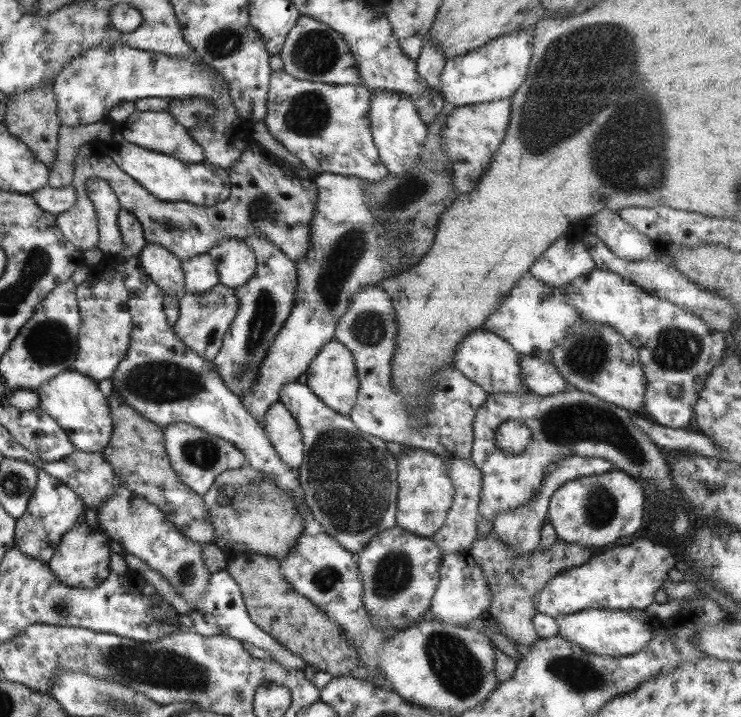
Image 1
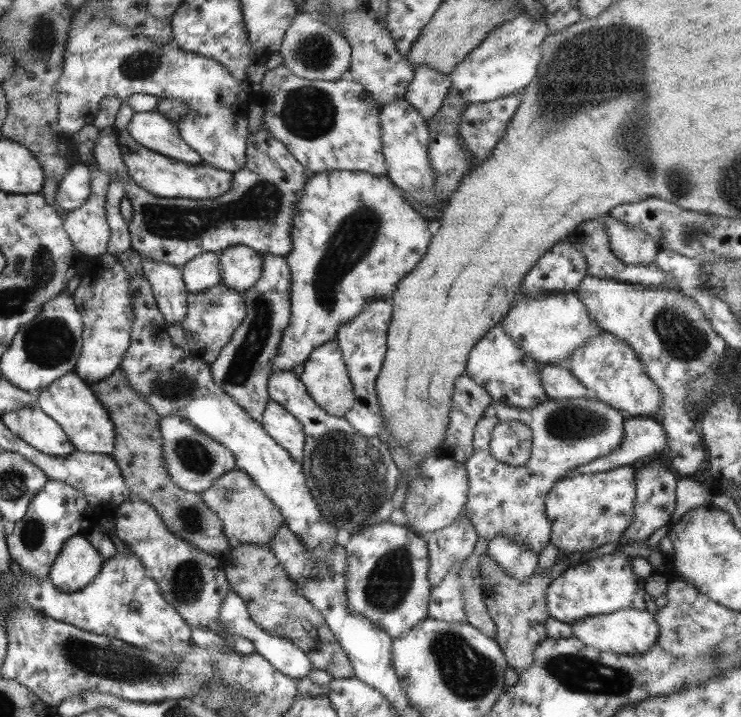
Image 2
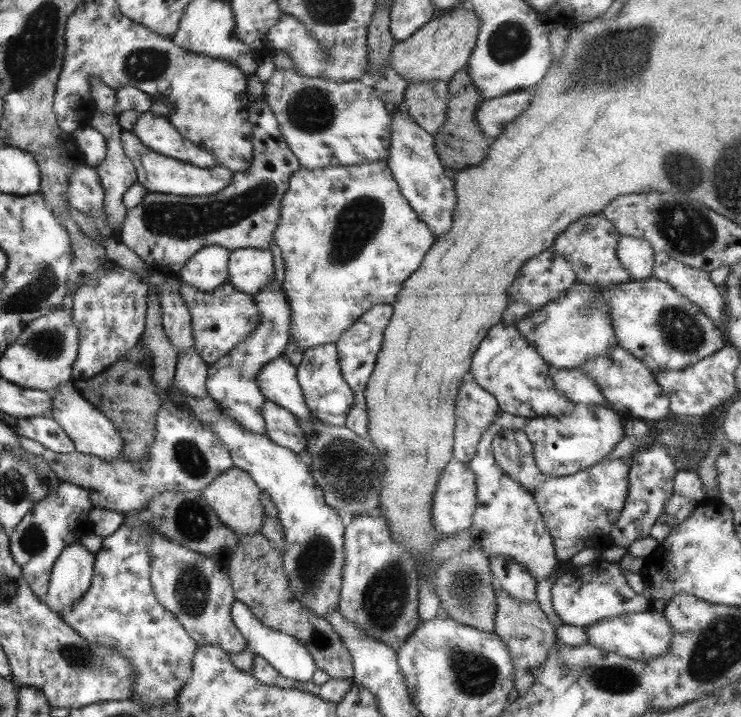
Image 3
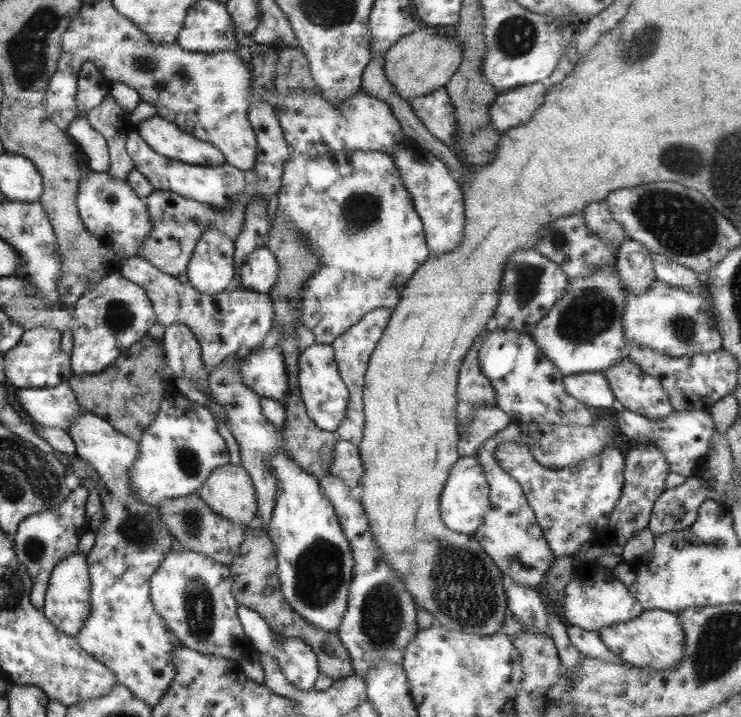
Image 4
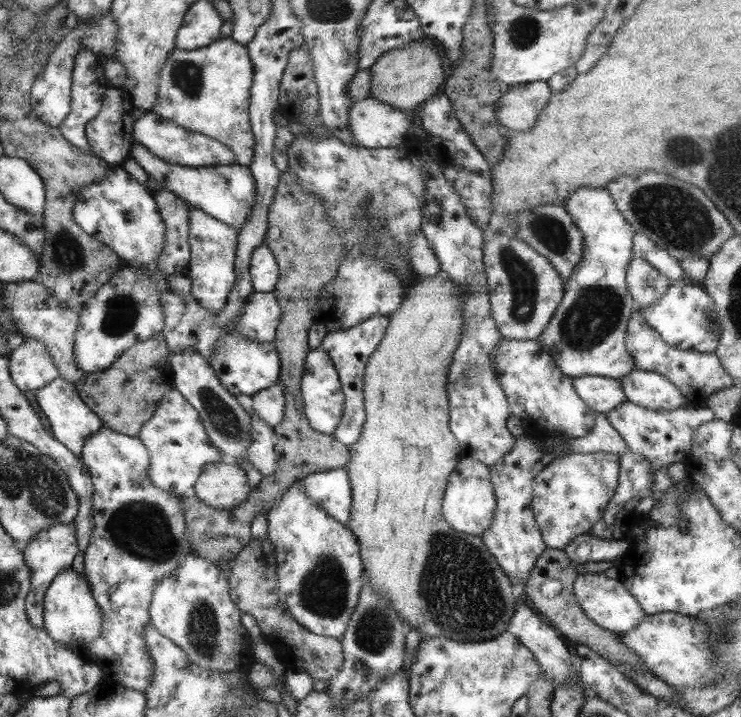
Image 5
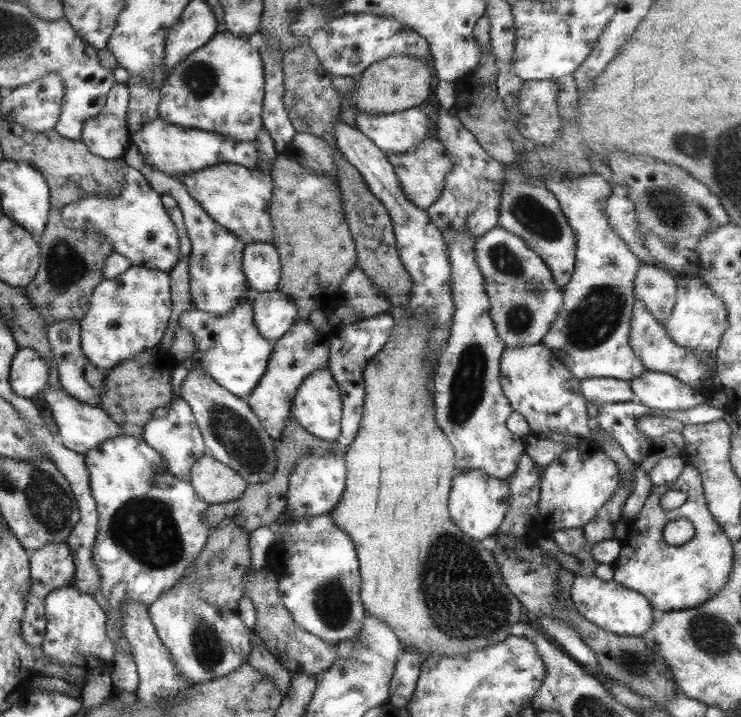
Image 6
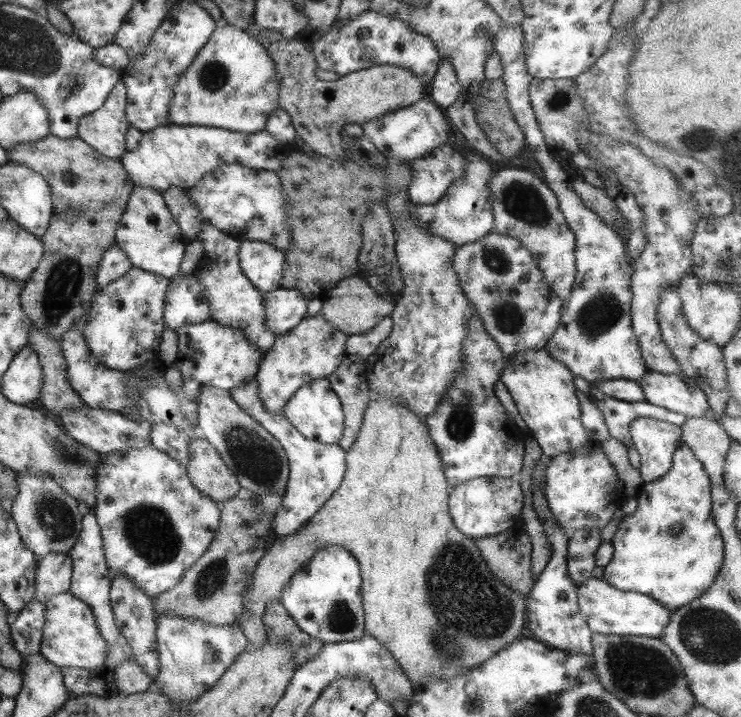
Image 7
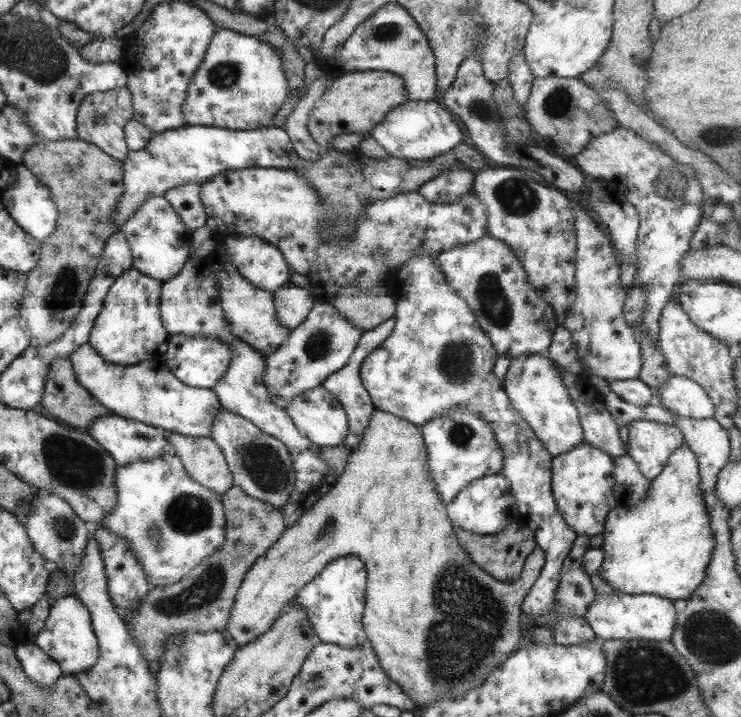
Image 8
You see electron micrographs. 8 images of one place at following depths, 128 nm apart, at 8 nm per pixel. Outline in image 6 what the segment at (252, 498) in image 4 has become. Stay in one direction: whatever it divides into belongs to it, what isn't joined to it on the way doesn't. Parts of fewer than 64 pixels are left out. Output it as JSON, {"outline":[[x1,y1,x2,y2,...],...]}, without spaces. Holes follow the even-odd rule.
{"outline":[[207,452,191,465,188,481,197,498,209,505,237,500,248,485,235,471]]}

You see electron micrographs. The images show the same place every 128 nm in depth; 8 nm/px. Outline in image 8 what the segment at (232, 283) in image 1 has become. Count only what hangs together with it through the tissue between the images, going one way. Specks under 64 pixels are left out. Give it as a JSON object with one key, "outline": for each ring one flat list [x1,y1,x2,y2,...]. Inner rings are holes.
{"outline":[[245,234,225,235,219,241,237,272,254,287,274,293,289,282,289,266,276,246]]}

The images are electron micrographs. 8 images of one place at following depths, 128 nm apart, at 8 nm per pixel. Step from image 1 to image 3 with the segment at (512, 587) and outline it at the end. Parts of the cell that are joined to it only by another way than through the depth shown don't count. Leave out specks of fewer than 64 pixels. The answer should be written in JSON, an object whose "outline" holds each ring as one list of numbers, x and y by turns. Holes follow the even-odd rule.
{"outline":[[493,584,495,604,497,611,494,614,495,634,505,644,506,649,511,654,513,660,514,688,518,696,524,696,525,692,537,679,539,665,547,658,547,653,551,652,553,643,558,642,554,634,554,627,547,620,546,614,541,611,541,607,535,602,520,602,512,598,507,592]]}

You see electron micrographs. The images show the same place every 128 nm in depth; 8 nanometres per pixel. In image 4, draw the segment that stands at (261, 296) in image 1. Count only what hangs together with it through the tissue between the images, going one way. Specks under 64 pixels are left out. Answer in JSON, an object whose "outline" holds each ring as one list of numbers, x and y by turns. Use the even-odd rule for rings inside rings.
{"outline":[[273,320,271,329,267,331,267,335,261,343,253,346,251,349,242,350,236,353,233,357,228,357,224,361,216,364,214,370,209,369,207,372,207,386,209,386,209,392,215,402,225,410,227,414,228,430,231,432,235,442,238,444,238,450,240,452,239,465,247,471,247,474,252,480,252,486,256,492,256,510,261,518,261,522,267,527,269,522,269,516,271,516,271,510,275,504,275,491,278,490,275,486,275,478,273,478,273,472,269,468,269,464,266,462,266,458,269,458,270,454,279,449,281,446,281,440,277,439,277,432,269,423,260,410,260,396,257,396,249,387,241,383,241,377,237,376,237,366,239,366,239,360,245,359,250,353,258,352,262,349,269,349,271,346,277,346,277,342,281,340,281,325,277,321]]}

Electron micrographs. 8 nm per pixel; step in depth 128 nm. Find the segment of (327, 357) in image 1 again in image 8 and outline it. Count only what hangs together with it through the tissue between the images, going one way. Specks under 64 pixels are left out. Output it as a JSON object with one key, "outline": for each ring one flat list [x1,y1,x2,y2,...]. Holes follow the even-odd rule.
{"outline":[[321,385,295,395,284,408,299,434,320,447,341,445,348,433,347,416,339,401]]}

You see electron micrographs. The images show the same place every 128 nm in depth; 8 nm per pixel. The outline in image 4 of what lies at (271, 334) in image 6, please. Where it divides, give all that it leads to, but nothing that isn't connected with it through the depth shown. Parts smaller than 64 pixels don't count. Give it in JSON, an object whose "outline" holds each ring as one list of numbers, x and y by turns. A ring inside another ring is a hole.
{"outline":[[135,255,120,256,117,271,123,278,145,290,156,321,163,325,163,328,175,322,189,327,199,343,200,358,208,369,261,343,273,325,274,308,268,294,230,287,214,295,204,295,193,289,188,282,181,283,177,277,157,270,149,262,145,262,145,259]]}

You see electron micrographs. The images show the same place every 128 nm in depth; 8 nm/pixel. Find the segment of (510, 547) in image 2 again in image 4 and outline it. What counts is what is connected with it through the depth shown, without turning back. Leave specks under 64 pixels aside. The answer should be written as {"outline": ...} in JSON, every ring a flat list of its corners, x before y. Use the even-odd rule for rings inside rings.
{"outline":[[506,580,507,611,534,634,546,634,546,603,536,588,524,588]]}

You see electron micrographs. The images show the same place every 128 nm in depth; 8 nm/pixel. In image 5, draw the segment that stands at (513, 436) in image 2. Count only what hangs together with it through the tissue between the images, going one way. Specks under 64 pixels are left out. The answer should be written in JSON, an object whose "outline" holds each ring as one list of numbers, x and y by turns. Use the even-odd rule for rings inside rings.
{"outline":[[605,452,569,453,554,458,535,475,535,478,533,478,535,482,532,488,531,510,546,548,563,550,575,536,589,534,589,528,601,518,609,498,615,492,619,474,618,457,616,454]]}

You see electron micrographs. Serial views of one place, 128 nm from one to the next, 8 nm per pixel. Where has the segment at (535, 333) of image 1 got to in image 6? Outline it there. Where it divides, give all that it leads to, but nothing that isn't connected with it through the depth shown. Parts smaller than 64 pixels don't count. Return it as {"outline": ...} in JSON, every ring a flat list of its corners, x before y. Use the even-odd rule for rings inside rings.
{"outline":[[551,172,551,176,544,181,544,184,545,188,558,200,559,209,575,235,576,248,574,271,569,282,561,287,563,295,561,310,553,319,541,343,549,351,563,350,565,356,557,360,561,360,562,364,579,381,586,378,615,378,624,381,637,378,645,371,645,368,631,351,629,331,631,310,635,302,633,277,641,266,641,262,608,224,603,202,613,190,609,188,607,181,601,175,595,174,579,174,573,178,561,178,559,174]]}

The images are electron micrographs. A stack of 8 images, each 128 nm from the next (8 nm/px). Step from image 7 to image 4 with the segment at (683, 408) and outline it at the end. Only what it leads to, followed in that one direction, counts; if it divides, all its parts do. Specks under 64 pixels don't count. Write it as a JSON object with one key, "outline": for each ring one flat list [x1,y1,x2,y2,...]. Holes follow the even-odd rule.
{"outline":[[627,355,601,373,609,382,617,408,637,412,651,420,665,418,673,411,659,380,645,374]]}

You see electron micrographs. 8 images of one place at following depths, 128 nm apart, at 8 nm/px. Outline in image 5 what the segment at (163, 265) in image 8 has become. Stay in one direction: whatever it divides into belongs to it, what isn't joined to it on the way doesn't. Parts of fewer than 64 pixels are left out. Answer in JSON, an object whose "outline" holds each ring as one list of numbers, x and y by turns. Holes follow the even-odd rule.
{"outline":[[117,166,105,178,85,185,73,204,73,221,89,236,95,237,122,261,137,261,147,267,155,265,155,257,163,250,165,224,157,213,152,192,132,180,127,171]]}

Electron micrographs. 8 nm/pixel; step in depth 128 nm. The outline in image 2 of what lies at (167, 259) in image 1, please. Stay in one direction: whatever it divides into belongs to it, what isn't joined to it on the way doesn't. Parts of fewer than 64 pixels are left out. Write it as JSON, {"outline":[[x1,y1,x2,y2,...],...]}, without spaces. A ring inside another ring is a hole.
{"outline":[[141,257,141,268,150,284,157,309,163,315,164,326,181,324,187,314,187,292,180,269,145,257]]}

